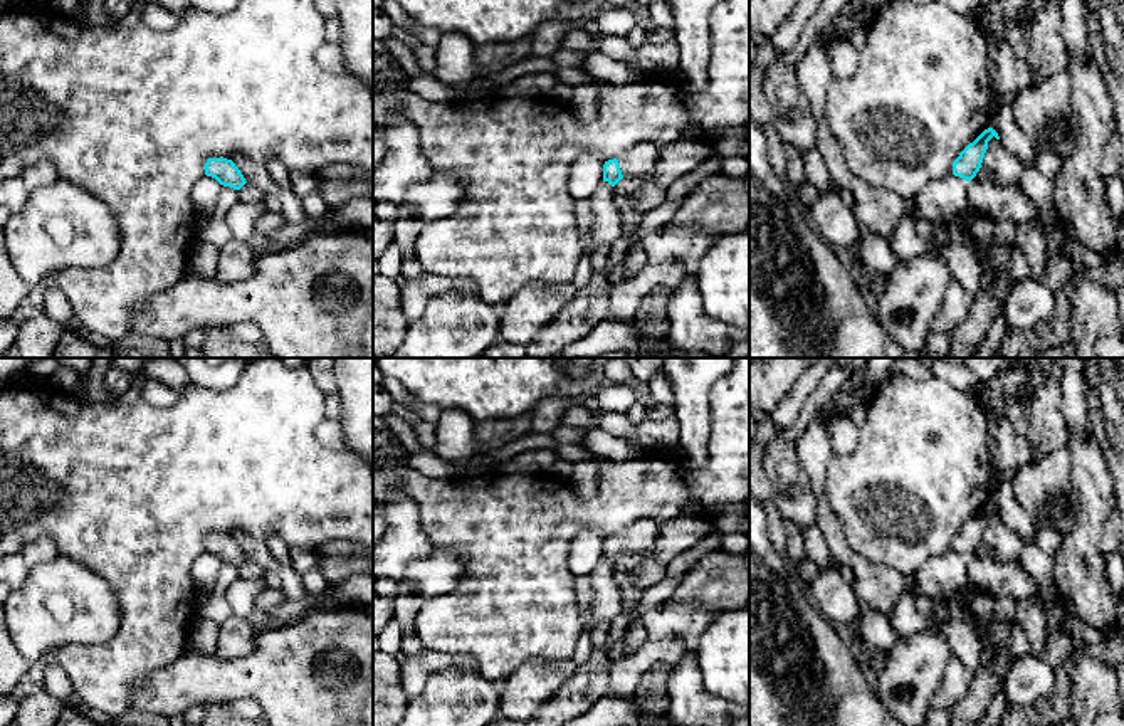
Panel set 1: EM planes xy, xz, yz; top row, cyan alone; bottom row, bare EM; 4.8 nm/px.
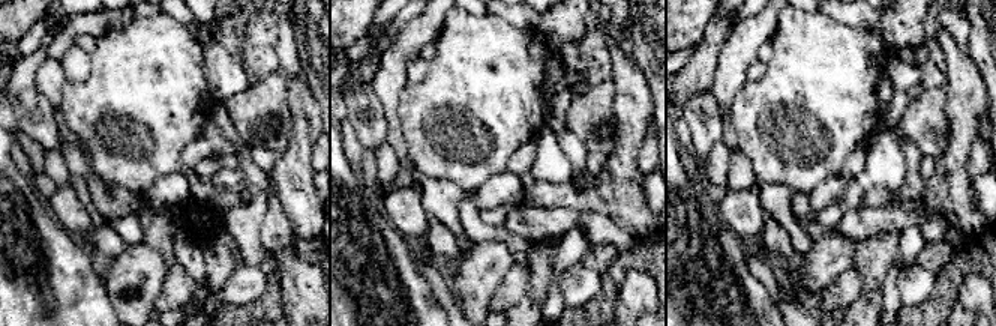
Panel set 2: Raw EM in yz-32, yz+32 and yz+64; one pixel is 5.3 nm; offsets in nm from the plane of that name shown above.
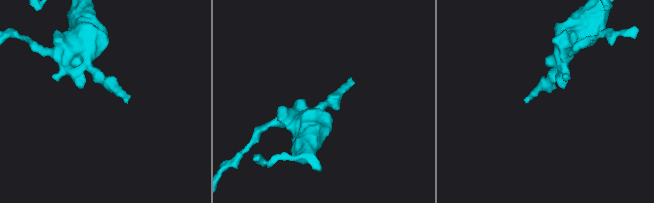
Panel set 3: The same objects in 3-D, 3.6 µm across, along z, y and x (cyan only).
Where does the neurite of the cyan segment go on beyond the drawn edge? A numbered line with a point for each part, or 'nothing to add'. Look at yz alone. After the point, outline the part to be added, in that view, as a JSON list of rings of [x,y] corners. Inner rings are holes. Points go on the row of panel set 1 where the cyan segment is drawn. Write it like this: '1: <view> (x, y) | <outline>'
nothing to add

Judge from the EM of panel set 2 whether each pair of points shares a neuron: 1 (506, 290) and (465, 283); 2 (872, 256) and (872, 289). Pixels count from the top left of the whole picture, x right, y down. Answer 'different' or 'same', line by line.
1: different
2: same

